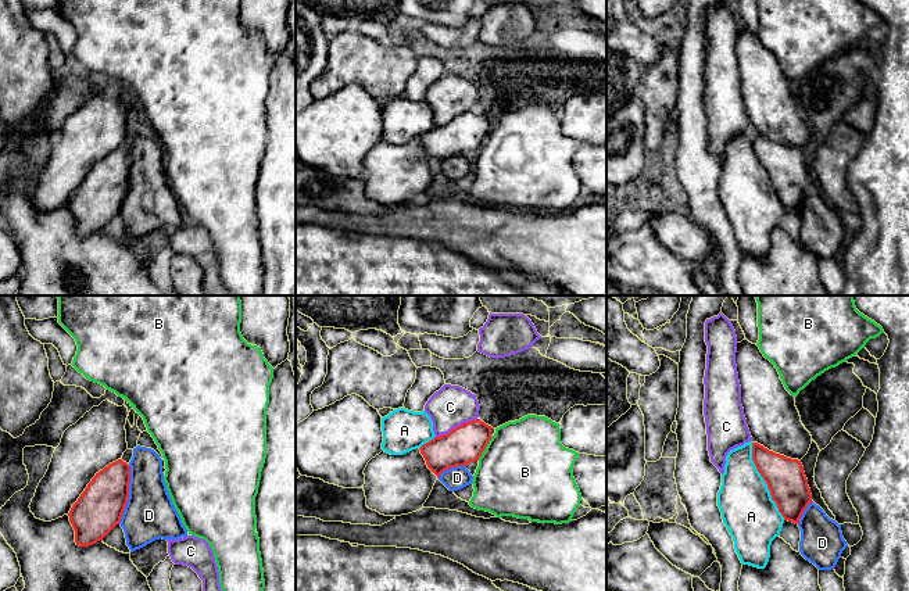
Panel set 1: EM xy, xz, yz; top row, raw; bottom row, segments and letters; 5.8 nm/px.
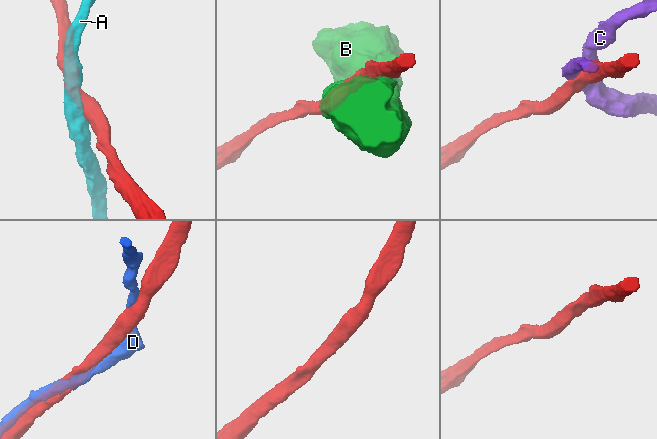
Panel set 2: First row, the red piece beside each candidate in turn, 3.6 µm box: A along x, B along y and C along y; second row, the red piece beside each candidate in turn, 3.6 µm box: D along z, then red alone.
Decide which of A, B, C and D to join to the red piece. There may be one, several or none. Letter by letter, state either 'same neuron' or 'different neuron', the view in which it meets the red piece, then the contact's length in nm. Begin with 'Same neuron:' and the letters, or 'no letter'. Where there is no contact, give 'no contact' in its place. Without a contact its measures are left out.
Same neuron: no letter
A: different neuron; meets red in yz; contact 480 nm long
B: different neuron; meets red in xz; contact 170 nm long
C: different neuron; meets red in xz; contact 260 nm long
D: different neuron; meets red in xy; contact 360 nm long

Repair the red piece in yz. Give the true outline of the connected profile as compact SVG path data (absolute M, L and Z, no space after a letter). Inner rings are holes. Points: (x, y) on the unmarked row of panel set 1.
M752 132L752 150L766 171L772 189L776 191L784 209L798 214L804 200L813 191L801 150L769 140L758 132Z

